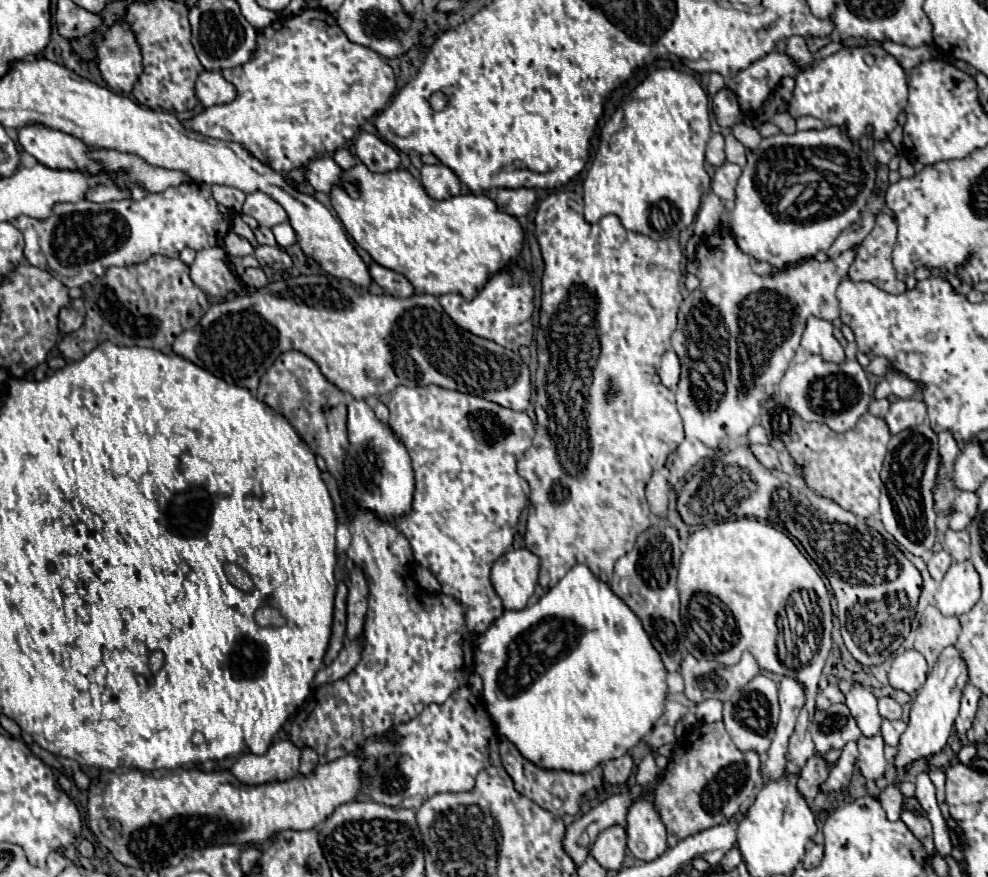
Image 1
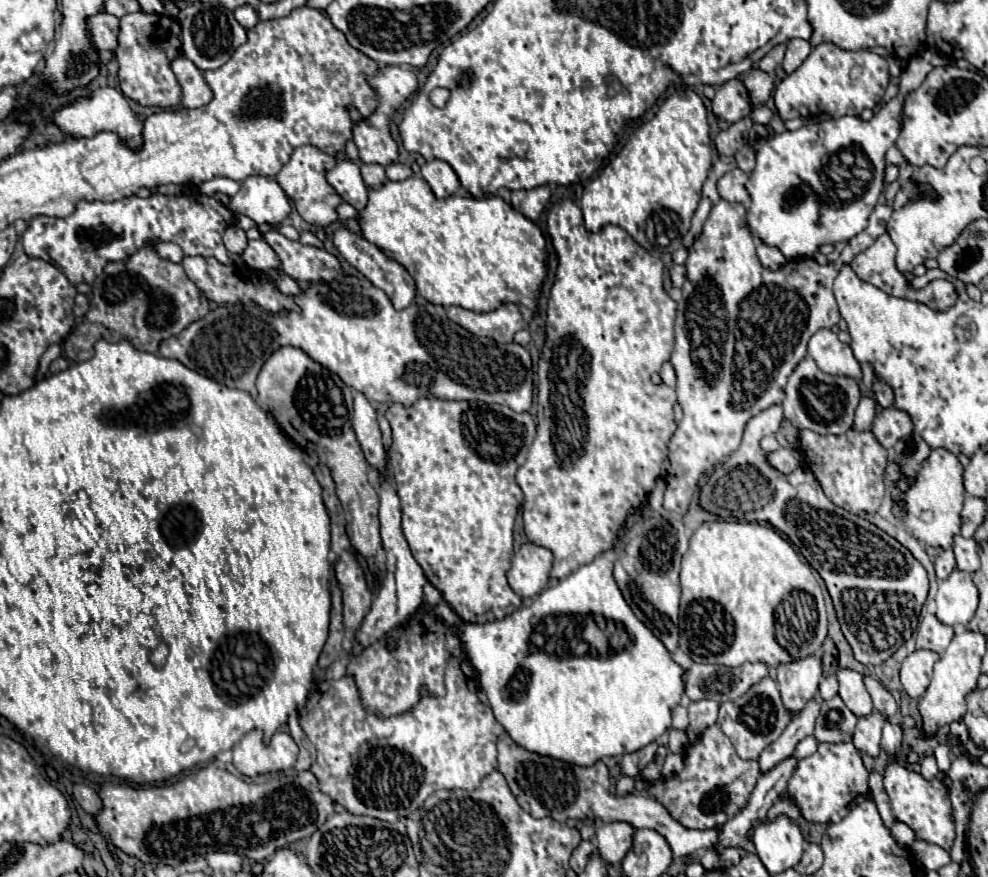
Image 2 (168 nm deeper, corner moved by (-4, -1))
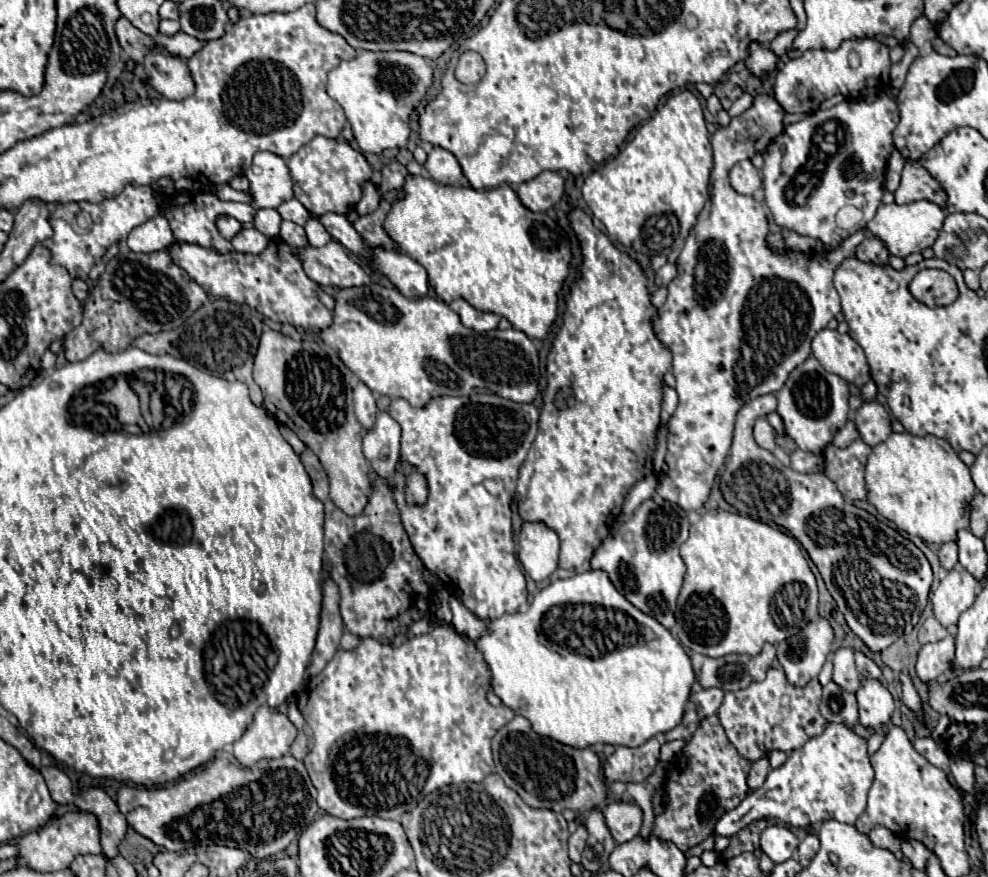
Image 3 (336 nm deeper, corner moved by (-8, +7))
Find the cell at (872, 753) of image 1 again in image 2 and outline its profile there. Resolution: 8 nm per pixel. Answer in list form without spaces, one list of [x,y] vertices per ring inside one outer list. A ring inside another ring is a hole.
[[[873,709],[869,715],[859,717],[855,733],[853,733],[853,745],[859,751],[875,757],[881,751],[881,727],[883,727],[883,723],[885,723],[885,715],[877,709]]]

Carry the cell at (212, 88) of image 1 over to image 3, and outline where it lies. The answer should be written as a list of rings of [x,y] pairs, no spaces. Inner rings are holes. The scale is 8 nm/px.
[[[159,45],[147,53],[145,71],[151,79],[151,87],[157,89],[167,99],[187,99],[195,93],[195,81],[191,81],[191,71],[181,57],[171,57],[171,53],[163,53]]]

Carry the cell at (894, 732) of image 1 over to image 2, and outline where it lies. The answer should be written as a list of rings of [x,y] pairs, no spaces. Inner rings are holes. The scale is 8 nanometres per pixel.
[[[887,721],[883,727],[883,739],[881,739],[881,749],[889,757],[889,763],[883,773],[883,789],[889,795],[893,815],[897,821],[909,825],[915,831],[915,839],[935,843],[935,845],[943,847],[945,851],[949,851],[953,847],[953,839],[955,839],[955,823],[951,817],[953,809],[951,809],[951,801],[949,801],[949,791],[943,783],[945,773],[939,771],[935,779],[925,779],[923,775],[919,775],[917,771],[913,771],[909,767],[899,767],[895,763],[895,759],[901,755],[901,739],[903,739],[901,727],[891,725]]]

